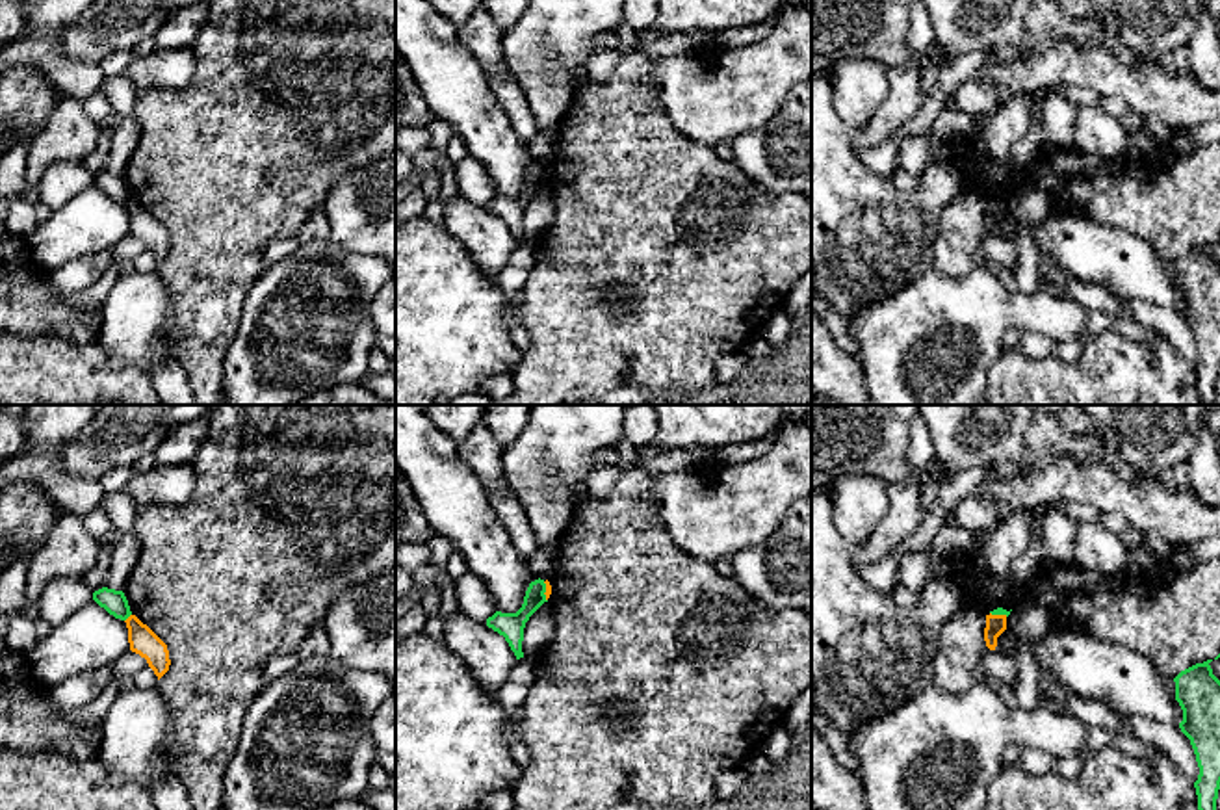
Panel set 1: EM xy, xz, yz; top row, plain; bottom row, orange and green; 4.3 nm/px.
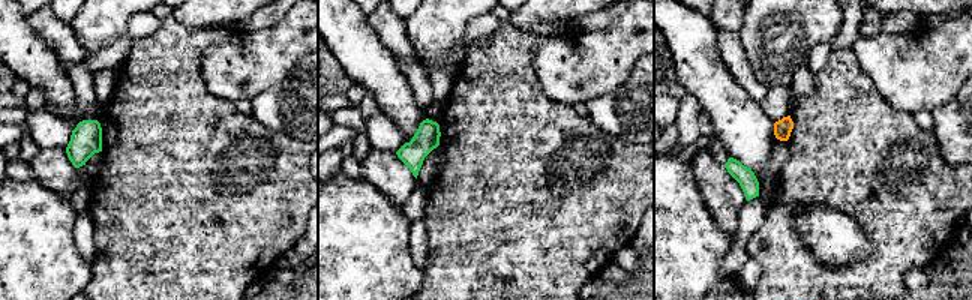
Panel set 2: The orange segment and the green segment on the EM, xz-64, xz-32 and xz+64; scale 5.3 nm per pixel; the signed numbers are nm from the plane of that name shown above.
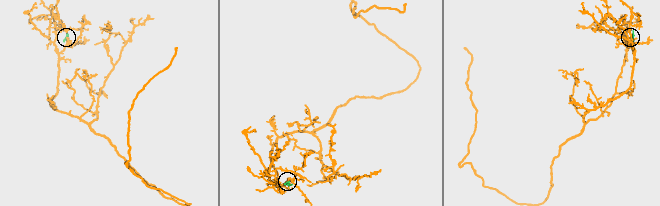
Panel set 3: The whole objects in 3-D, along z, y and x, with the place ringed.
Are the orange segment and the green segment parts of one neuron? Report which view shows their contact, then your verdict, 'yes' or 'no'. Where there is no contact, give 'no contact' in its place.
xy | no

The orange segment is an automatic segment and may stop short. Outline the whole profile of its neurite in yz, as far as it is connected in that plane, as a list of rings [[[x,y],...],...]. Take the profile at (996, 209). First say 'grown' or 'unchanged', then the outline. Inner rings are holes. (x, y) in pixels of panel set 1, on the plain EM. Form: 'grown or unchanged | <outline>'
unchanged | [[[986,199],[984,225],[990,234],[995,234],[997,221],[1006,214],[1006,199]]]

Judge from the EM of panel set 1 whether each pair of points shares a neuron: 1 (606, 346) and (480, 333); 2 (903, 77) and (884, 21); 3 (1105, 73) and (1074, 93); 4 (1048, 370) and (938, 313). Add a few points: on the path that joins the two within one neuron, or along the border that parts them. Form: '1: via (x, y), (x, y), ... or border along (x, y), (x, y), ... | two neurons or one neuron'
1: border along (524, 353), (511, 376) | two neurons
2: border along (910, 56), (888, 69) | two neurons
3: border along (1040, 90), (1076, 84), (1102, 95) | two neurons
4: border along (1003, 350), (985, 385) | two neurons

